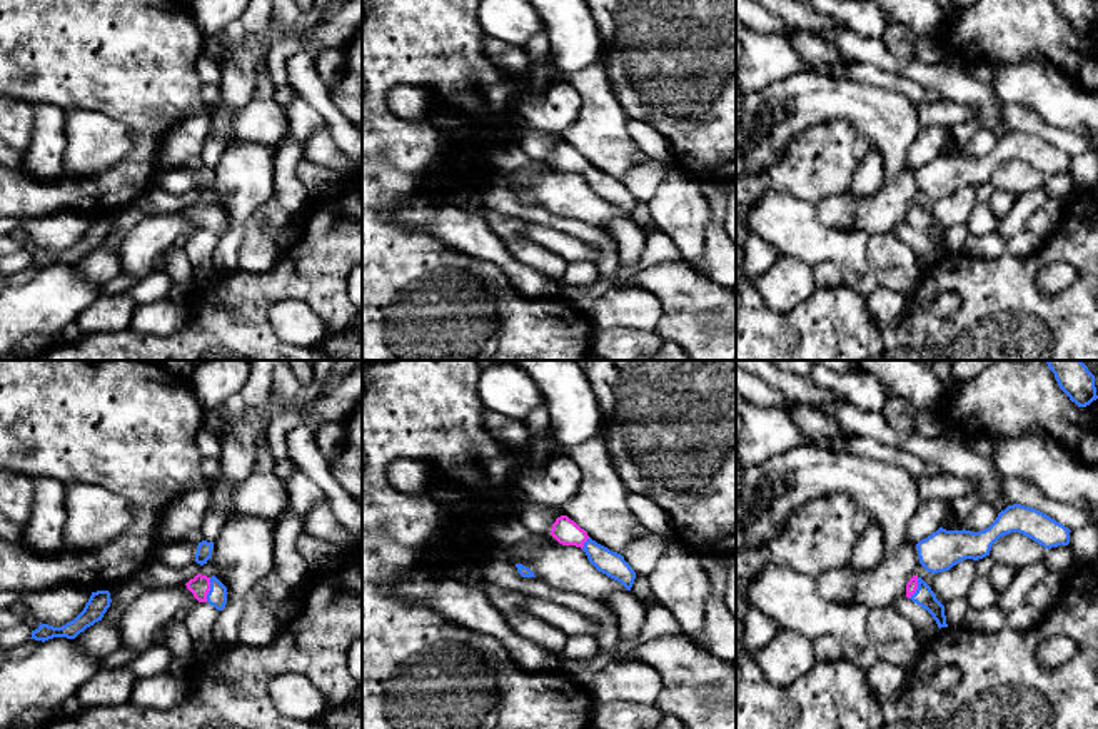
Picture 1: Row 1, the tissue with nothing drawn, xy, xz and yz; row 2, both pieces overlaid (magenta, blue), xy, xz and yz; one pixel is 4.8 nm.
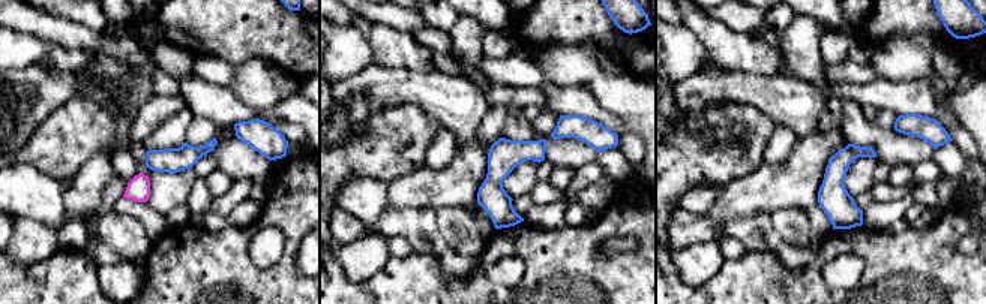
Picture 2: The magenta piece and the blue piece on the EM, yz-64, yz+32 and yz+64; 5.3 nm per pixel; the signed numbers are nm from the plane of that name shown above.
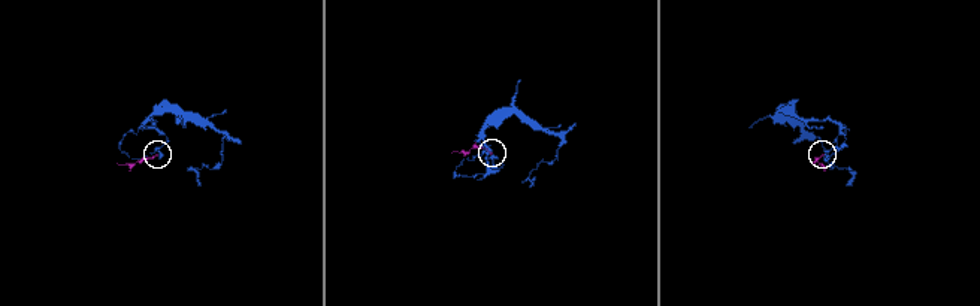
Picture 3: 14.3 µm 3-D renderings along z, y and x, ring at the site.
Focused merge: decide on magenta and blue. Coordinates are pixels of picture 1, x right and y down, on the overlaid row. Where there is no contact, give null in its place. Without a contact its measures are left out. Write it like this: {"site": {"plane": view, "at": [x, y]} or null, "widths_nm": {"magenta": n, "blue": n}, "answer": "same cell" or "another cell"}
{"site": {"plane": "xy", "at": [209, 589]}, "widths_nm": {"magenta": 100, "blue": 100}, "answer": "same cell"}

